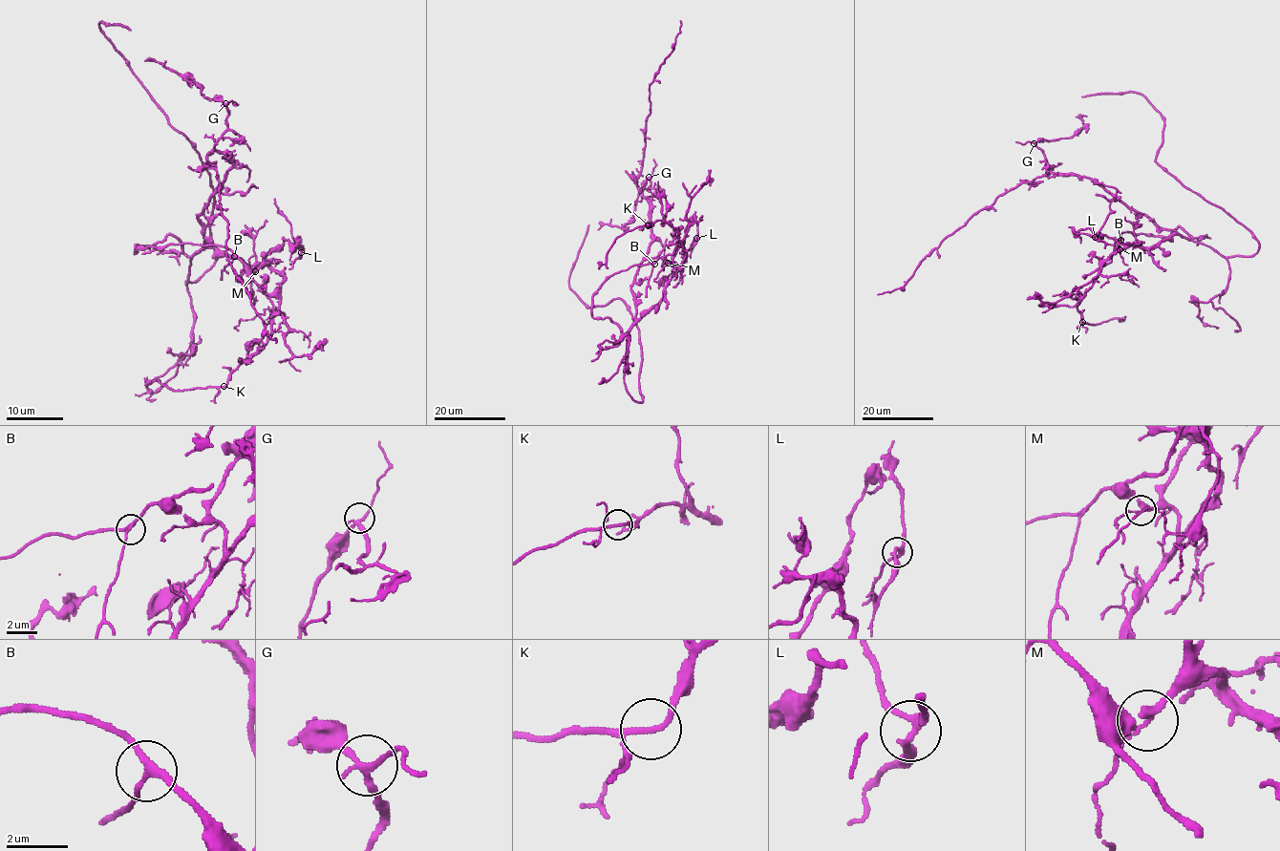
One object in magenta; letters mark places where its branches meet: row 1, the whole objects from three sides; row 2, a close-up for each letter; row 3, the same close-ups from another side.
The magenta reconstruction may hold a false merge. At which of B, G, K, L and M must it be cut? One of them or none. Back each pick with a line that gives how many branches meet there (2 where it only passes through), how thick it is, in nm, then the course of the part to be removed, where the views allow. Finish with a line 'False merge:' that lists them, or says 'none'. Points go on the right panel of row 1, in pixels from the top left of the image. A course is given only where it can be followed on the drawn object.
False merge: none

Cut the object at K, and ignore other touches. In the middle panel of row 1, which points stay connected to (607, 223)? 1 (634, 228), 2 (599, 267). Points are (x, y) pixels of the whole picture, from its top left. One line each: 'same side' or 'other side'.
1: other side
2: other side

